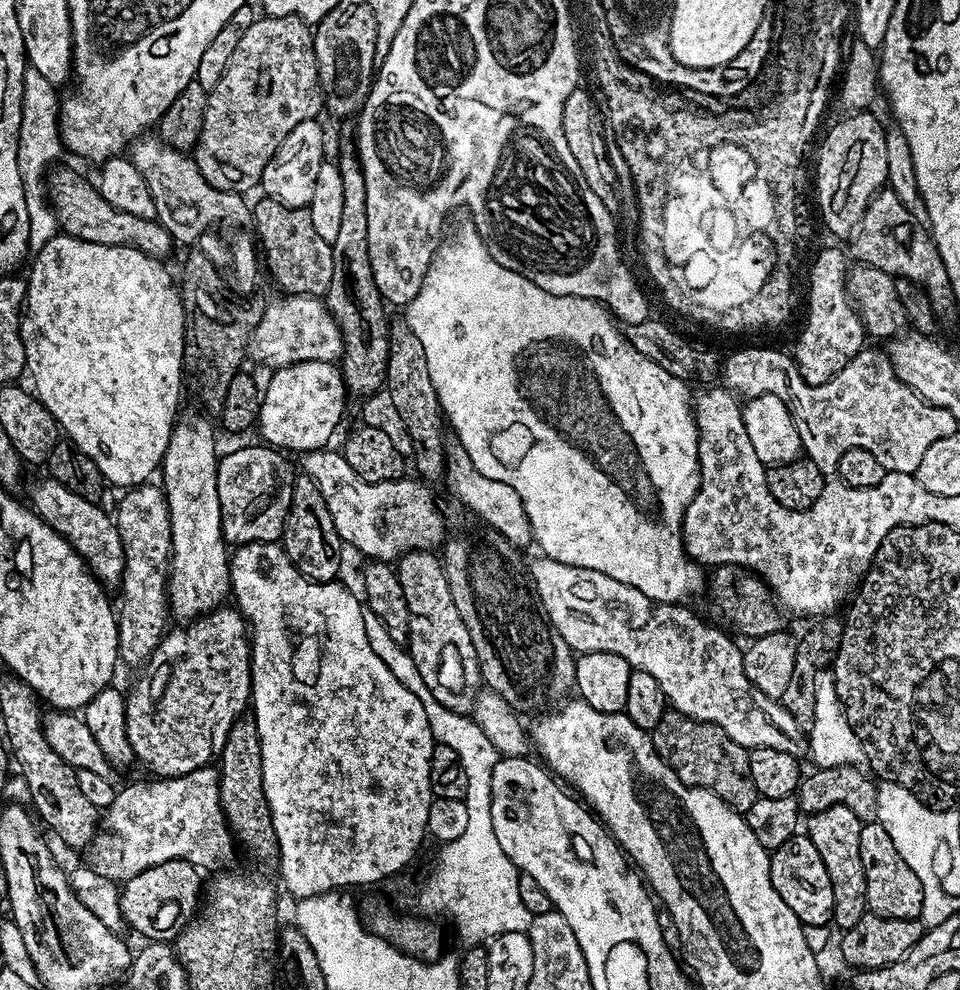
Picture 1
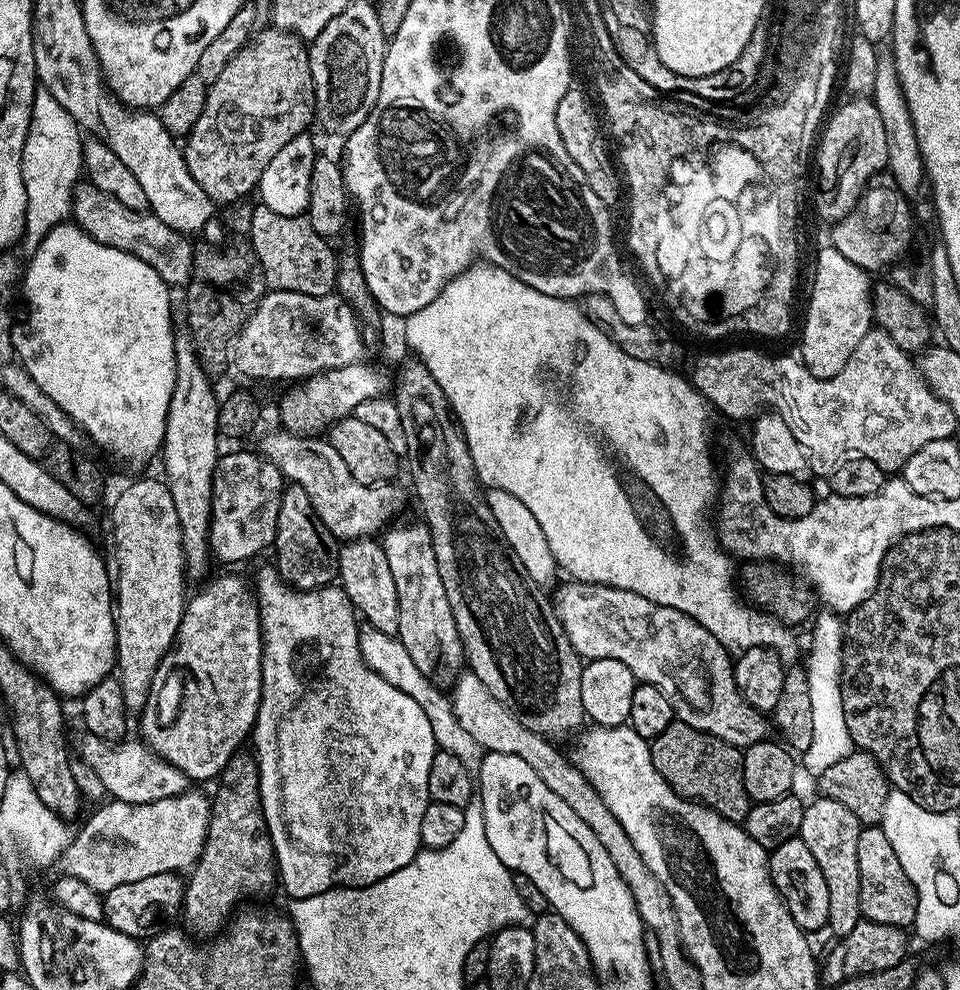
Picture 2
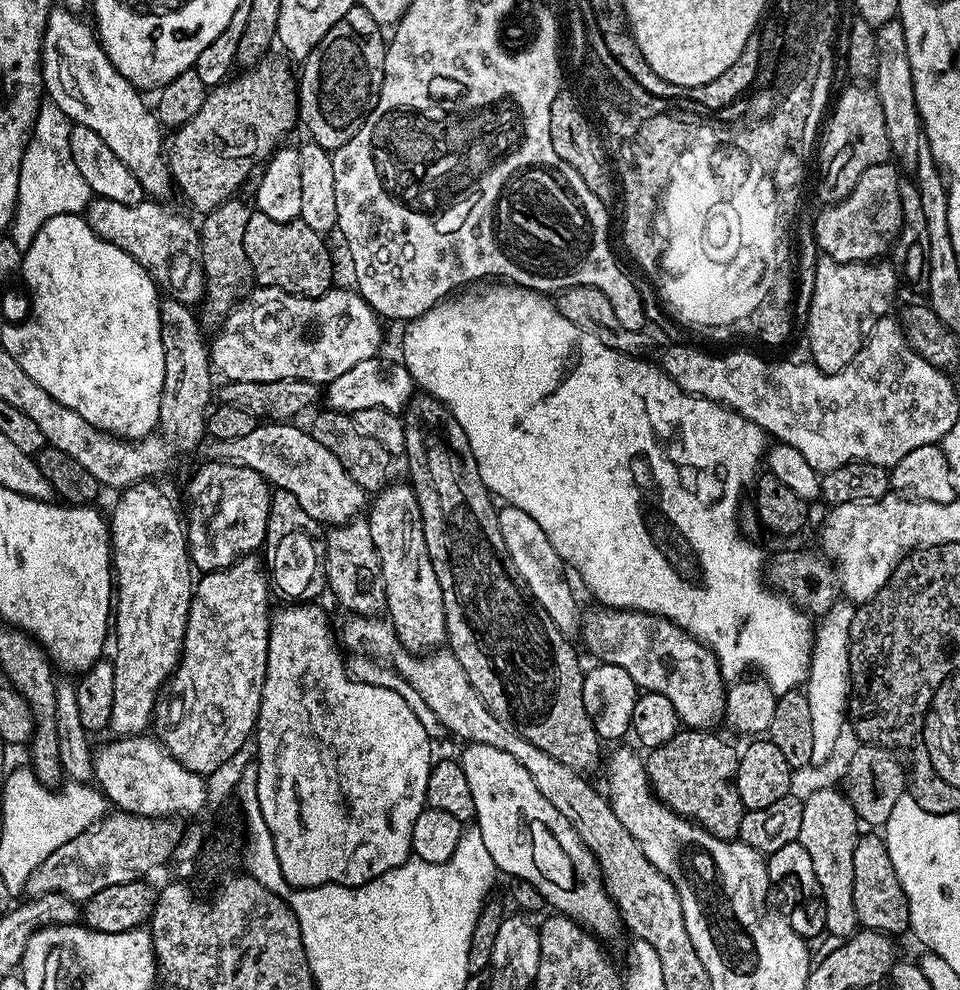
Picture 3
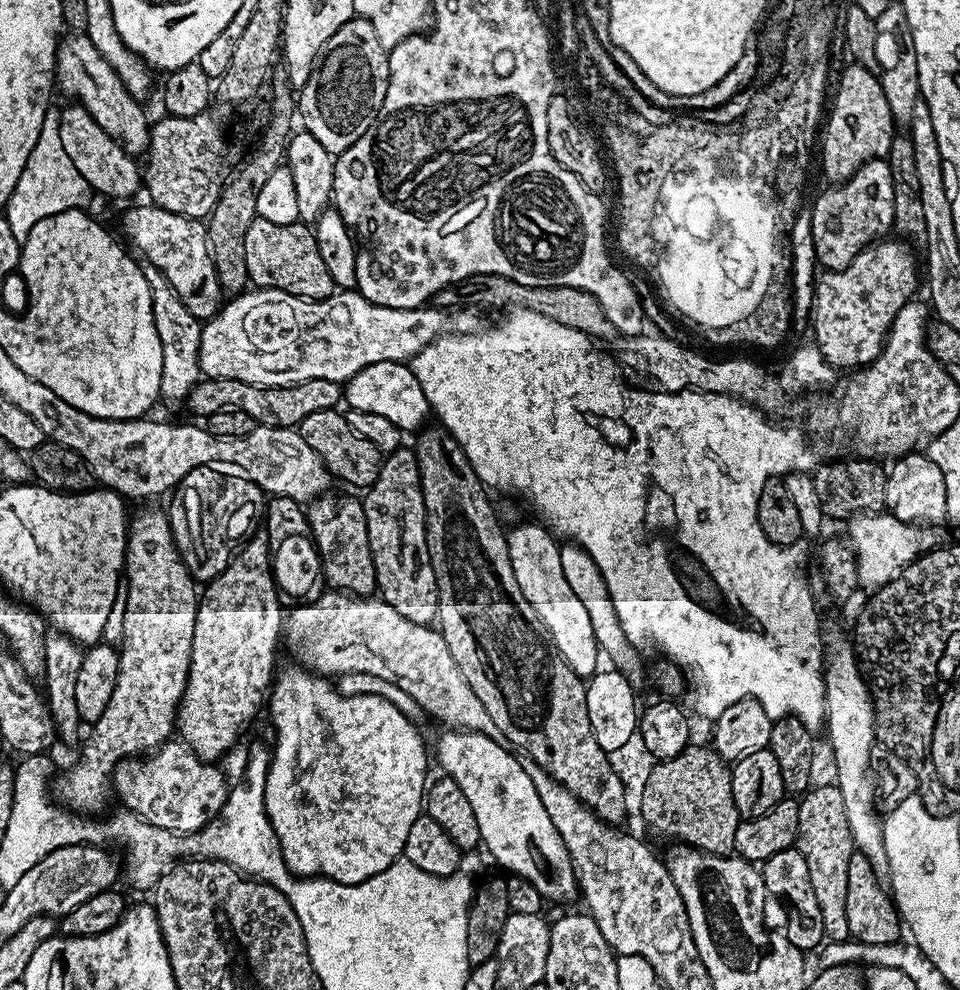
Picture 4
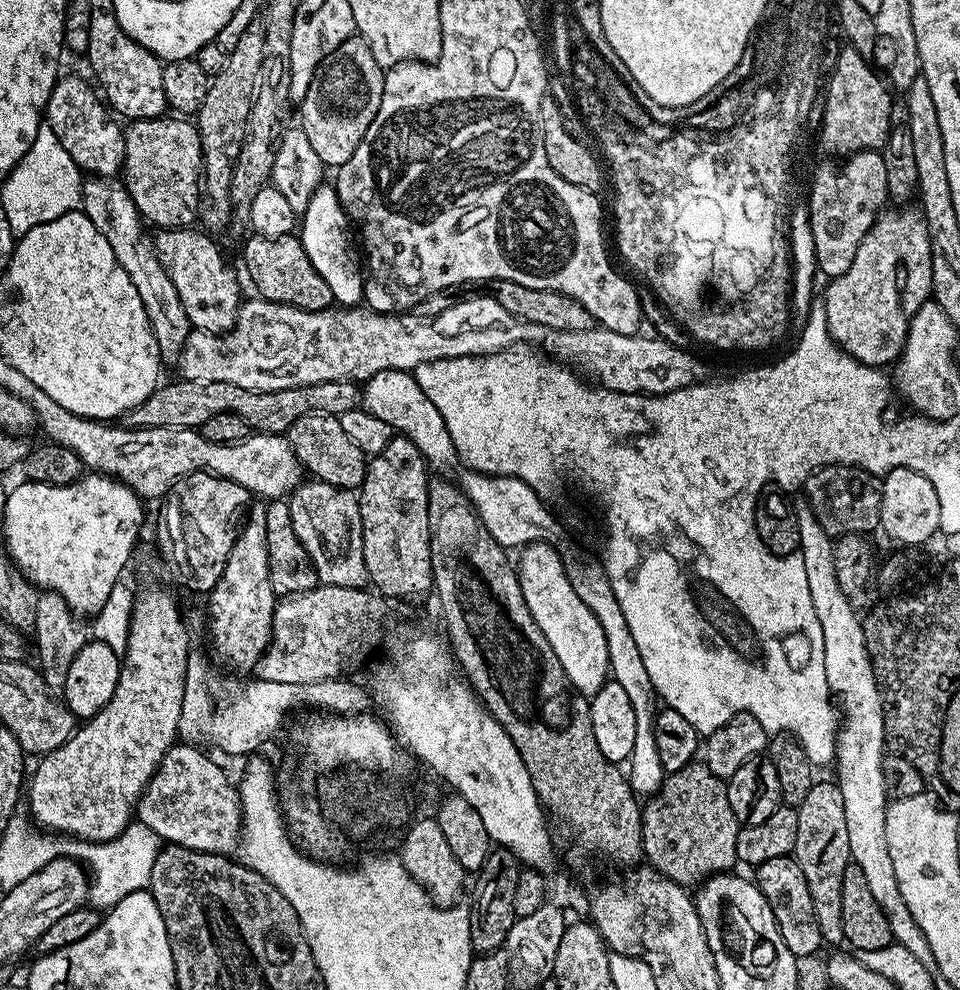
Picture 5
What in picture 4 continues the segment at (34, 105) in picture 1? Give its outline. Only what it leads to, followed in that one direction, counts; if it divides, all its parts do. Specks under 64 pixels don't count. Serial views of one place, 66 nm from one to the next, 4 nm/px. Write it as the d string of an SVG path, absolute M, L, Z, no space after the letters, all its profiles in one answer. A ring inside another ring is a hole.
M49 110L42 122L42 134L38 134L38 142L34 142L34 150L30 150L30 158L18 178L18 186L14 186L8 199L6 219L10 222L10 230L14 230L14 238L22 242L30 230L42 222L42 218L50 218L54 214L75 208L83 209L84 203L94 196L86 178L78 174L74 162L70 162L66 149L62 147L62 138L58 135L59 125L57 113Z

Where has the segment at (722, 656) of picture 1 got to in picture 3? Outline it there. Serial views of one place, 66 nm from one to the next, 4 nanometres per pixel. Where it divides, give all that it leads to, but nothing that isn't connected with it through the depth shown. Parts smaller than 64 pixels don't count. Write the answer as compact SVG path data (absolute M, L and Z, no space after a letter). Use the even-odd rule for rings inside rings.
M611 606L599 607L600 610L588 615L582 622L584 642L591 654L601 663L618 665L634 679L637 689L665 694L678 711L681 723L692 730L710 730L727 711L726 682L721 674L720 662L712 649L678 627L672 620L652 613L638 612L633 609L618 609Z

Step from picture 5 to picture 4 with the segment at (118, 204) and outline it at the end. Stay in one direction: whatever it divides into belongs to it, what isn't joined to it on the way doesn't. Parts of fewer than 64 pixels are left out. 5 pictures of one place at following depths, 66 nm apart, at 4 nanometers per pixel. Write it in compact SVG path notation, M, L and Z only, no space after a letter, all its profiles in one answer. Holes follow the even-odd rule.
M151 266L144 268L144 277L150 286L152 299L152 313L154 314L154 330L158 334L158 342L162 342L162 382L160 395L166 401L187 401L192 387L200 383L202 373L200 370L200 330L202 321L194 318L186 306L178 298L178 294L166 282L164 275Z

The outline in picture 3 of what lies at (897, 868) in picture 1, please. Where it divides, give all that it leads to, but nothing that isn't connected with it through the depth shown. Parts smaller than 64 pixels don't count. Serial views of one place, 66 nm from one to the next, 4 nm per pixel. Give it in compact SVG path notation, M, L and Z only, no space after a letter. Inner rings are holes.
M861 835L854 846L854 910L861 929L882 932L893 938L899 937L899 932L909 931L908 899L902 890L902 882L898 882L894 862L890 862L888 848L879 835Z

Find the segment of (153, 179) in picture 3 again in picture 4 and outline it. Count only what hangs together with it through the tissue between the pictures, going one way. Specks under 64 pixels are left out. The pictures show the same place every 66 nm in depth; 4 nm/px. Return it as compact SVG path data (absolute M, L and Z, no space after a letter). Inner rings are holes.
M68 34L59 41L56 50L55 83L66 95L75 98L79 104L124 147L129 154L143 153L148 147L150 119L140 109L141 101L122 86L122 82L108 62L94 50L94 42L83 34Z

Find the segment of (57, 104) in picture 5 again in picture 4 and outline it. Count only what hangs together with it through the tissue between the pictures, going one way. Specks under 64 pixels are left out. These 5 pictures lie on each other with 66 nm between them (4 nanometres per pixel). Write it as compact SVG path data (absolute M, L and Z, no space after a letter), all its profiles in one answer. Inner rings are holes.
M72 102L69 108L59 109L58 135L62 138L62 147L66 149L70 162L74 162L78 174L86 178L88 187L93 193L104 196L113 196L116 200L124 200L127 196L132 196L136 191L142 188L142 172L136 164L133 157L117 142L90 114L83 108L79 102Z

